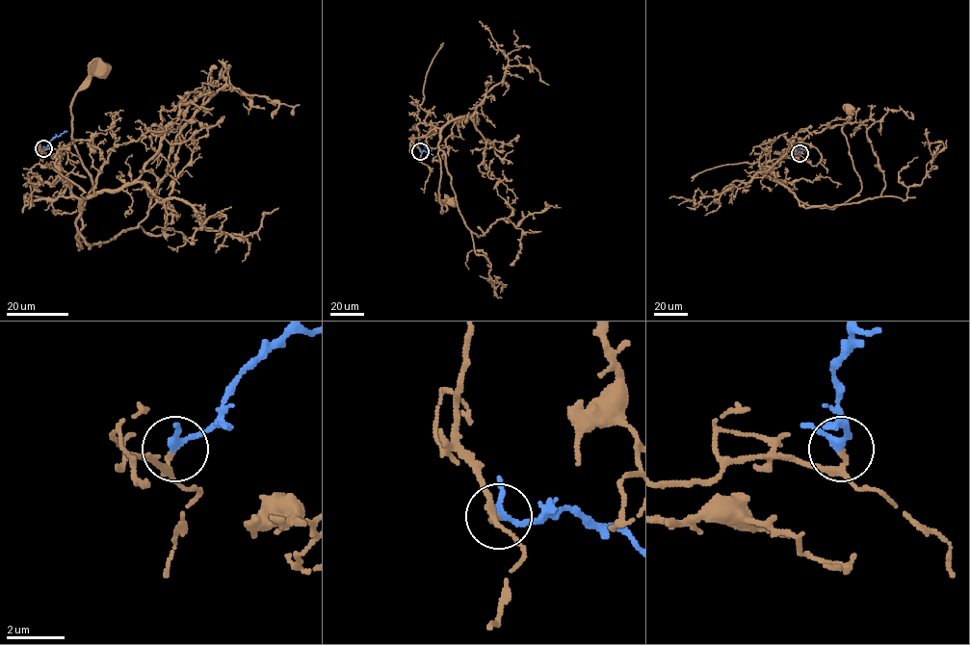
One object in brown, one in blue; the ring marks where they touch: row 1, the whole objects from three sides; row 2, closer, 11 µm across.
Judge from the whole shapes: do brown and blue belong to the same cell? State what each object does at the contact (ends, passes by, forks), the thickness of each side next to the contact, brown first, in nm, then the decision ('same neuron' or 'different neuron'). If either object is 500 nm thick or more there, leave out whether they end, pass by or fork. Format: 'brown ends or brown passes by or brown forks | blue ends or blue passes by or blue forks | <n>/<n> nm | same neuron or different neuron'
brown passes by | blue passes by | 130/200 nm | same neuron

